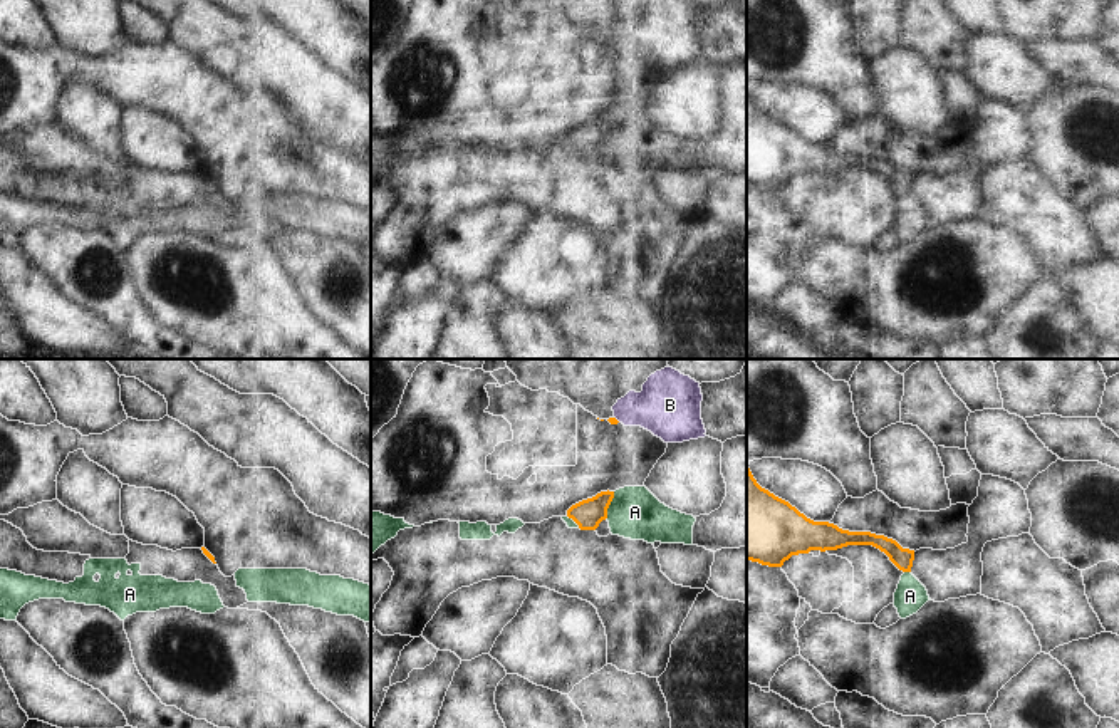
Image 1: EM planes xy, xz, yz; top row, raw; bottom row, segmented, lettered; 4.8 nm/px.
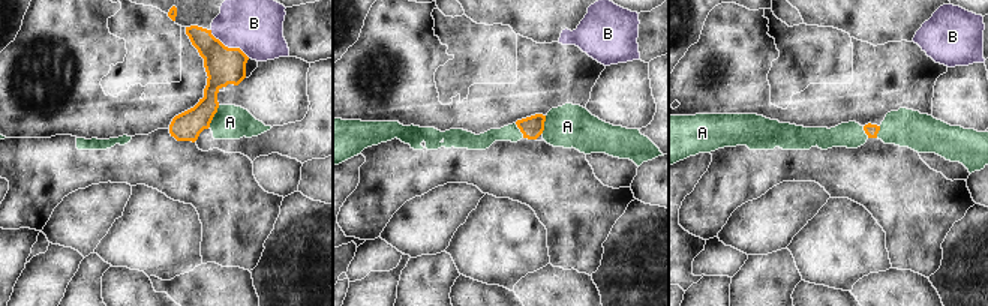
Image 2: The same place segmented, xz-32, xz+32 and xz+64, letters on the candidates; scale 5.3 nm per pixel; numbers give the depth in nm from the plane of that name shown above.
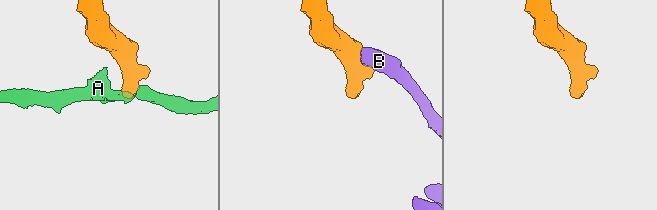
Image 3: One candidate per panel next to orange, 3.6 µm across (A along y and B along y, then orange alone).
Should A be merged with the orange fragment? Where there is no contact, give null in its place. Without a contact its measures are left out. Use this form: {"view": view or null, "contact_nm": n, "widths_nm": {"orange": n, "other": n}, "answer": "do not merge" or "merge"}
{"view": "xz", "contact_nm": 130, "widths_nm": {"orange": 140, "other": 240}, "answer": "do not merge"}

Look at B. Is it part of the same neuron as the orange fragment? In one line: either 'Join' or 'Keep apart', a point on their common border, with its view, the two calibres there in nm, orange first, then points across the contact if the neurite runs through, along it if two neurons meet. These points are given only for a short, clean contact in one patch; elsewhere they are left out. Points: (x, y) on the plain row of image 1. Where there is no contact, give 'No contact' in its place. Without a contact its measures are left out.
Join. Touches orange at xz (616, 44). Thickness 30 nm (orange) against 280 nm. Path across: xz (611, 44), (616, 44), (628, 34), (666, 31).

